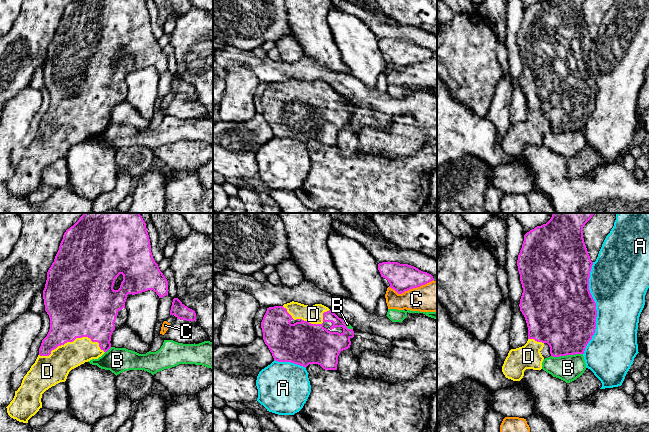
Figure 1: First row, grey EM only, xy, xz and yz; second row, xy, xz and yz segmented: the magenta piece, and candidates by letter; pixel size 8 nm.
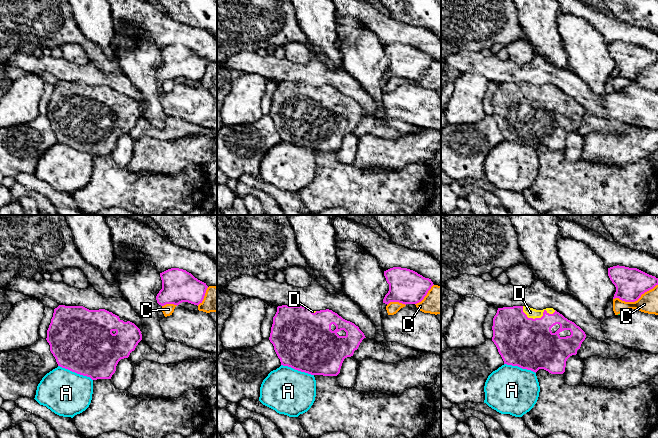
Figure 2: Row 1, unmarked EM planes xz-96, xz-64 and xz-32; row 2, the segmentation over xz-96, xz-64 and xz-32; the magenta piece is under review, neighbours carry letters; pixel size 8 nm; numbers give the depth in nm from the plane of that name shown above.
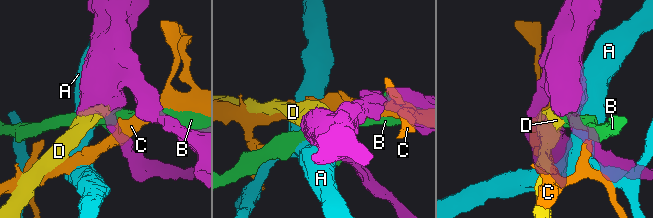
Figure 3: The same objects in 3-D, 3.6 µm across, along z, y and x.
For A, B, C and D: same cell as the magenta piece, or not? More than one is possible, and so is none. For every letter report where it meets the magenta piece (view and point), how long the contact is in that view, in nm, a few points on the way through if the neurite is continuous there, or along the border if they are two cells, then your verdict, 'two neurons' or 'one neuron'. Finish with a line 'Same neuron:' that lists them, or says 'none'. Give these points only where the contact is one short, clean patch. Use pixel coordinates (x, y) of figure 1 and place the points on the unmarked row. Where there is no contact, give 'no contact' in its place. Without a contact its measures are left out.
A: yz (595, 84) | 750 nm | two neurons
B: yz (566, 130) | 260 nm | two neurons
C: xz (411, 64) | 360 nm | two neurons
D: xy (72, 117) | 550 nm | one neuron
Same neuron: D

